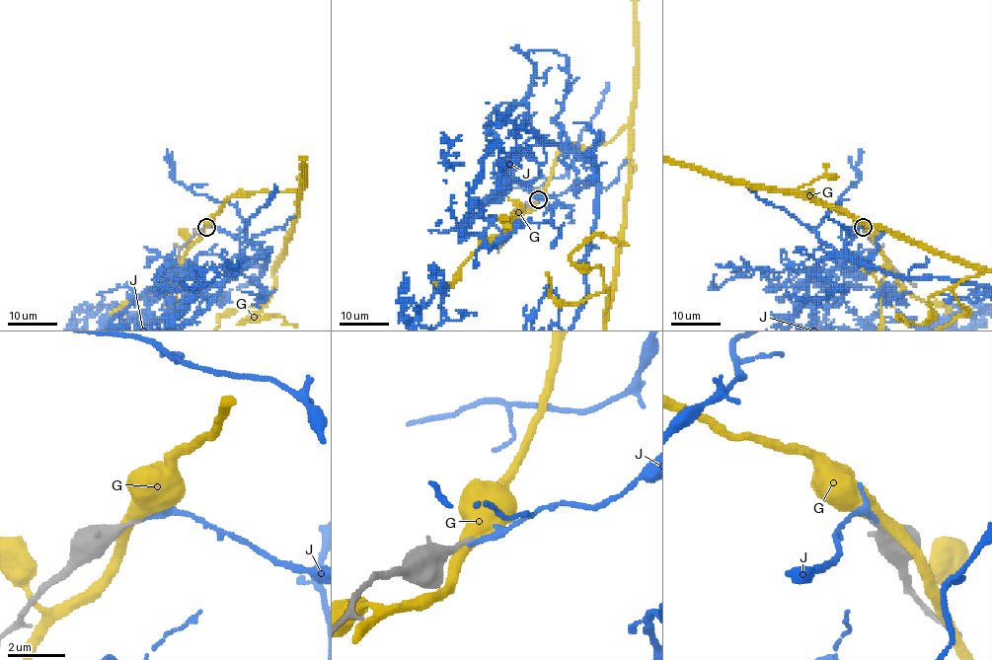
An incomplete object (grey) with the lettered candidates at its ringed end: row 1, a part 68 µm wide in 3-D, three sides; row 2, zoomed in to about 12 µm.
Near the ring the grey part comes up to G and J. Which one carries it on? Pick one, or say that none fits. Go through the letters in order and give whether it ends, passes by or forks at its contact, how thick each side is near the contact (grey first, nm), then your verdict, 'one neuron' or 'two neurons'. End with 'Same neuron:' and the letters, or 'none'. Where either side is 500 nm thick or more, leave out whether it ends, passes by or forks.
G: it passes by; 440 nm thick on the grey side, 420 nm on the other; two neurons
J: it ends there; 220 nm thick on the grey side, 160 nm on the other; two neurons
Same neuron: none

